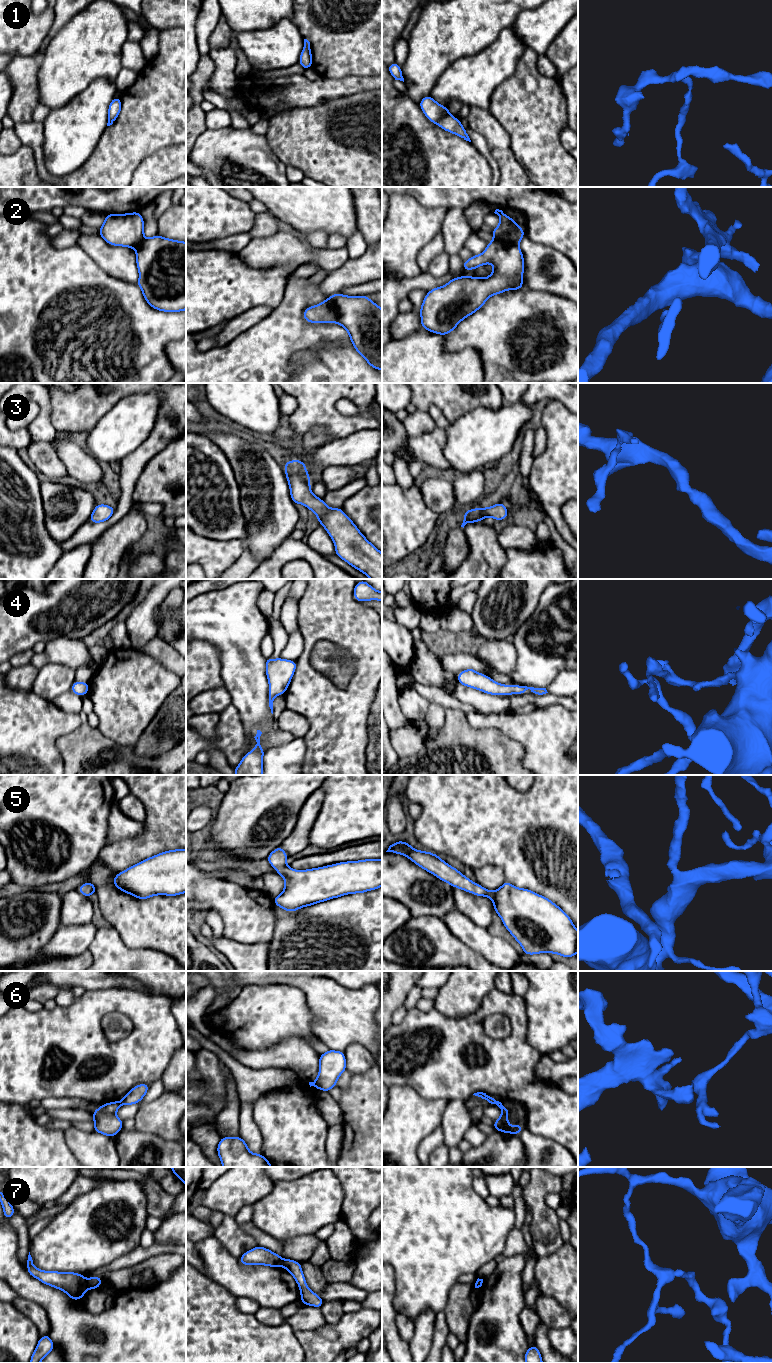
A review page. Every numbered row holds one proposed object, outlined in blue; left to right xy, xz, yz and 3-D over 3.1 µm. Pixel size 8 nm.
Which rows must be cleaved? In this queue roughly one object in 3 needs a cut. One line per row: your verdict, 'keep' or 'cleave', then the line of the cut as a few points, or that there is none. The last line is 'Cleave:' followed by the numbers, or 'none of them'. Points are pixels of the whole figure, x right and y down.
1: cleave | yz (449, 113), (435, 122)
2: keep | no cut
3: keep | no cut
4: keep | no cut
5: keep | no cut
6: cleave | xy (120, 1101), (122, 1103)
7: cleave | xy (85, 1281), (88, 1287)
Cleave: 1, 6, 7

